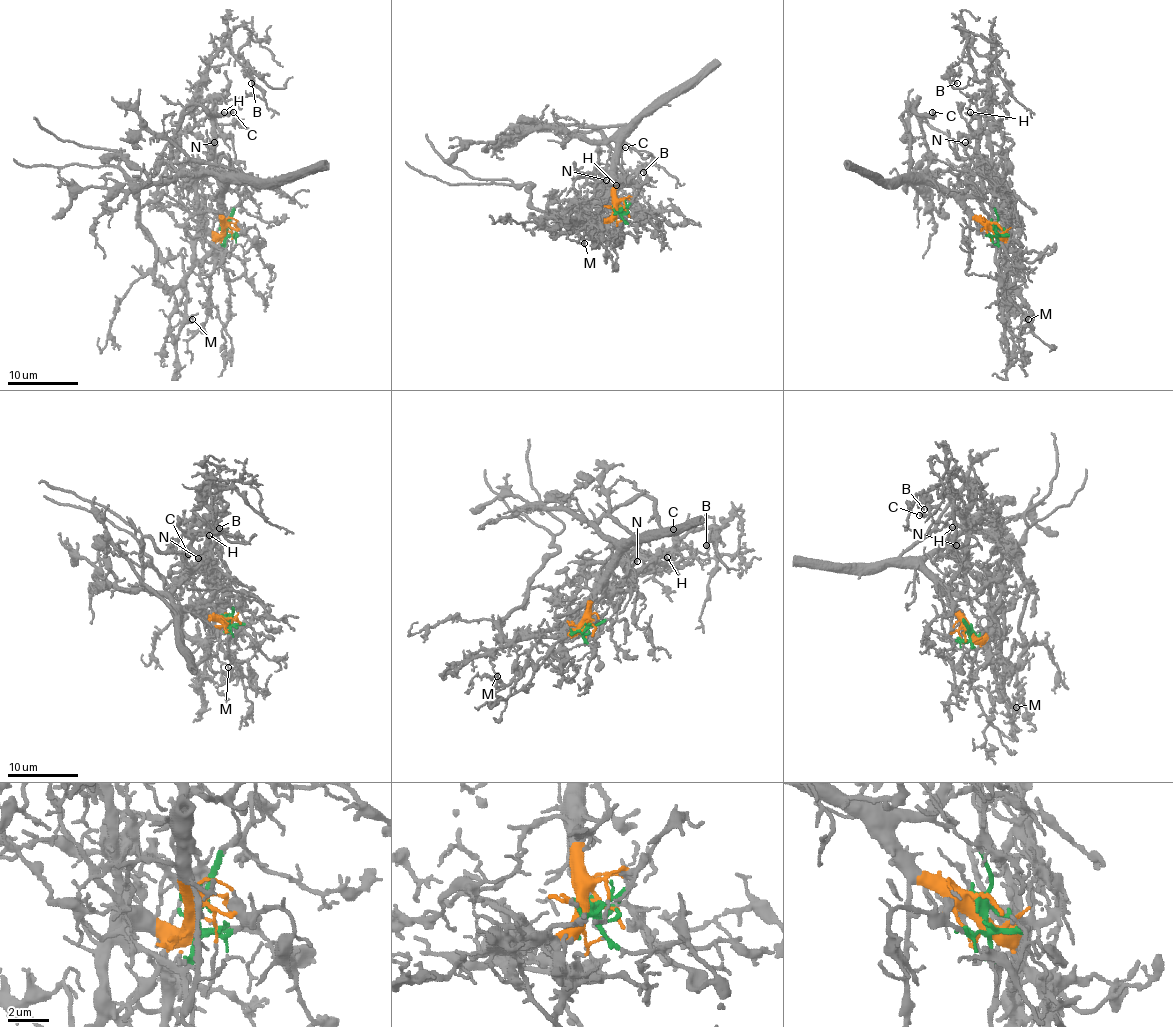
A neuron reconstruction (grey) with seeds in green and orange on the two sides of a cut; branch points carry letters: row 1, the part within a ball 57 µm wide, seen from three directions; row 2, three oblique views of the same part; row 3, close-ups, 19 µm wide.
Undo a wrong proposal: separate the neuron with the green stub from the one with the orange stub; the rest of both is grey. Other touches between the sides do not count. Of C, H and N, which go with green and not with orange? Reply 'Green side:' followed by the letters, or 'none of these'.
Green side: none of these

